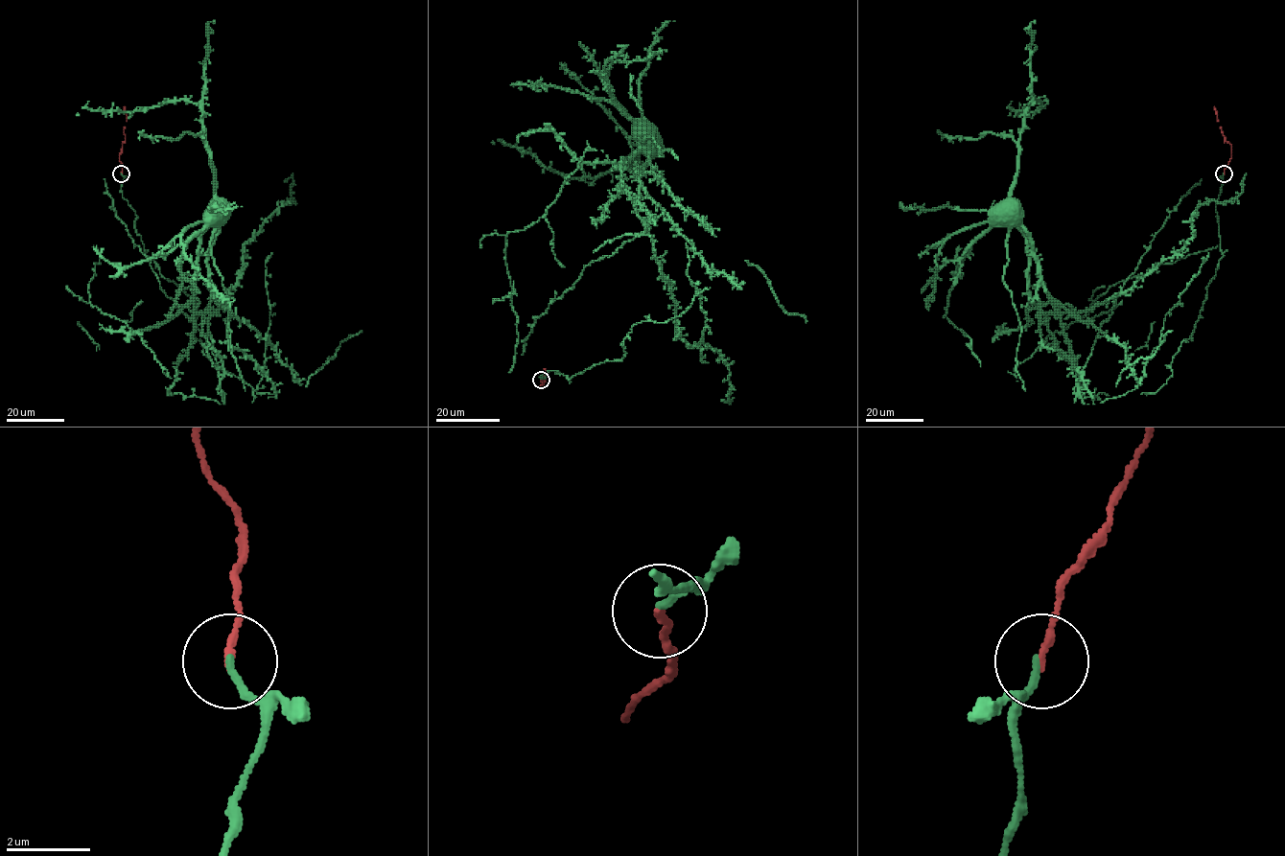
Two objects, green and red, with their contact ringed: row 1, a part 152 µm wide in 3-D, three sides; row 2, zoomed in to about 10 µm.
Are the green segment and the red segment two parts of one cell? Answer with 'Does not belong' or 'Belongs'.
Belongs

